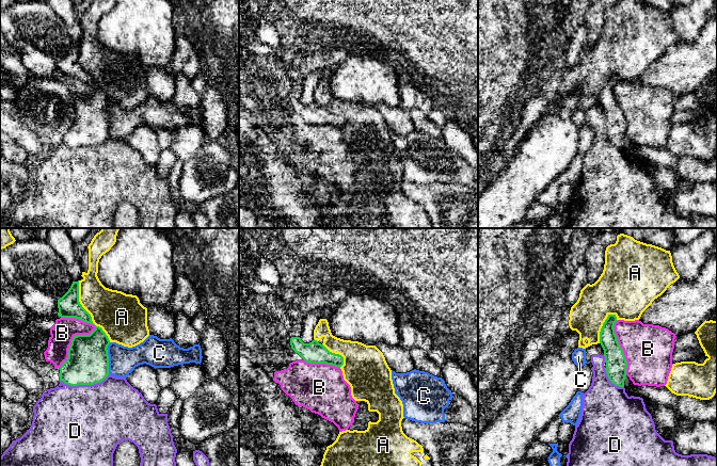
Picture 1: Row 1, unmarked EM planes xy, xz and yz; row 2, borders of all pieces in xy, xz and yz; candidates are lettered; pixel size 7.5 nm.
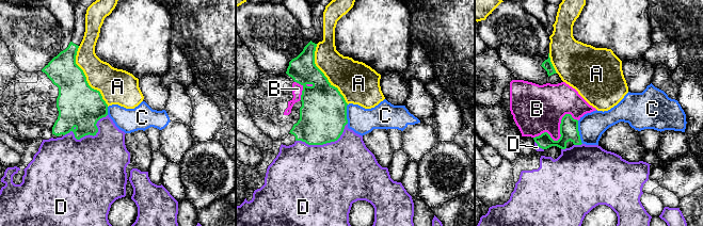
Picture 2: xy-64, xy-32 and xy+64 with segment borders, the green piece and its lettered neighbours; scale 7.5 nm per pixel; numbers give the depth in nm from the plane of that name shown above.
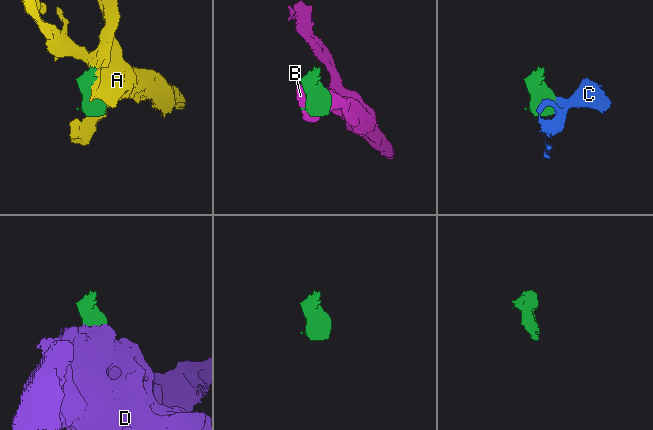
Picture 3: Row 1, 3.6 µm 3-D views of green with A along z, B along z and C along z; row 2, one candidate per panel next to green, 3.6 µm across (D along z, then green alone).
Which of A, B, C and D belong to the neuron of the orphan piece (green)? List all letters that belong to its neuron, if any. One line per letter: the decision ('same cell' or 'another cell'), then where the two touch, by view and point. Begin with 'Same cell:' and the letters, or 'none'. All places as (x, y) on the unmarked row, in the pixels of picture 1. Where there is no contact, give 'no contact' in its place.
Same cell: none
A: another cell; contact xy (88, 74)
B: another cell; contact xy (73, 100)
C: another cell; contact xy (108, 119)
D: another cell; contact xy (84, 145)

